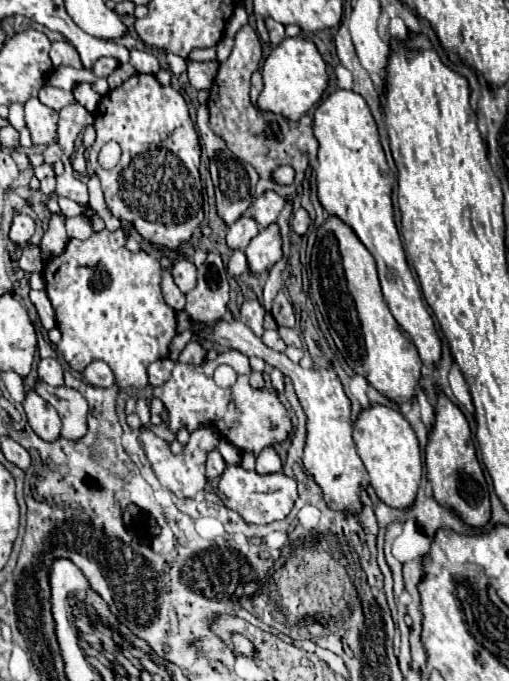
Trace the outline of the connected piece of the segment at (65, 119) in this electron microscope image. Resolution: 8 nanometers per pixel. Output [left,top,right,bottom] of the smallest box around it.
[59,102,93,164]

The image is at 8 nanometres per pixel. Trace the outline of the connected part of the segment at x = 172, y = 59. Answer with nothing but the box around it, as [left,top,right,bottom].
[167,54,185,76]

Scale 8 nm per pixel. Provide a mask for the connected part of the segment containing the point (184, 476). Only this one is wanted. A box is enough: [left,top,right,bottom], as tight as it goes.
[139,426,219,498]

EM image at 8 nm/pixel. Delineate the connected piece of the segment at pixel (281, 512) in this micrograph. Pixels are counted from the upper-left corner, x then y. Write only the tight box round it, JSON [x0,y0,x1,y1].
[217,464,297,526]

